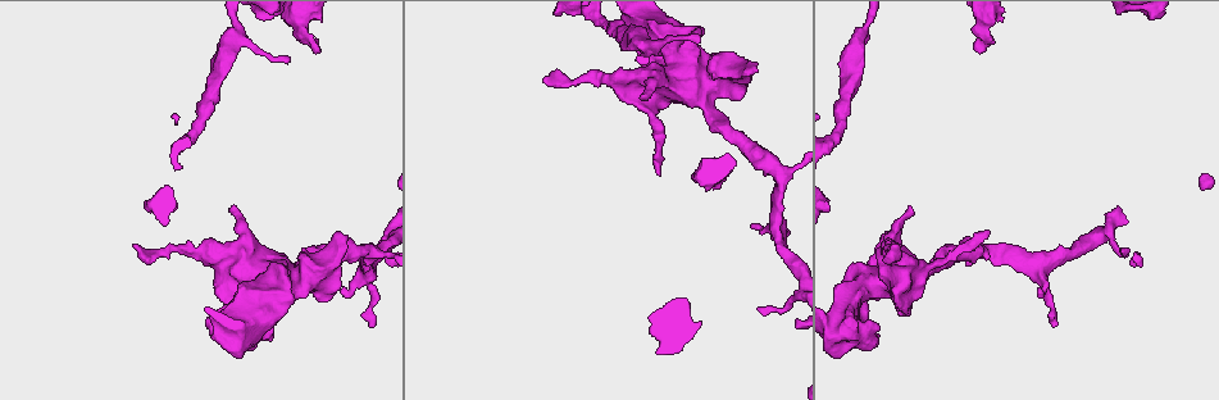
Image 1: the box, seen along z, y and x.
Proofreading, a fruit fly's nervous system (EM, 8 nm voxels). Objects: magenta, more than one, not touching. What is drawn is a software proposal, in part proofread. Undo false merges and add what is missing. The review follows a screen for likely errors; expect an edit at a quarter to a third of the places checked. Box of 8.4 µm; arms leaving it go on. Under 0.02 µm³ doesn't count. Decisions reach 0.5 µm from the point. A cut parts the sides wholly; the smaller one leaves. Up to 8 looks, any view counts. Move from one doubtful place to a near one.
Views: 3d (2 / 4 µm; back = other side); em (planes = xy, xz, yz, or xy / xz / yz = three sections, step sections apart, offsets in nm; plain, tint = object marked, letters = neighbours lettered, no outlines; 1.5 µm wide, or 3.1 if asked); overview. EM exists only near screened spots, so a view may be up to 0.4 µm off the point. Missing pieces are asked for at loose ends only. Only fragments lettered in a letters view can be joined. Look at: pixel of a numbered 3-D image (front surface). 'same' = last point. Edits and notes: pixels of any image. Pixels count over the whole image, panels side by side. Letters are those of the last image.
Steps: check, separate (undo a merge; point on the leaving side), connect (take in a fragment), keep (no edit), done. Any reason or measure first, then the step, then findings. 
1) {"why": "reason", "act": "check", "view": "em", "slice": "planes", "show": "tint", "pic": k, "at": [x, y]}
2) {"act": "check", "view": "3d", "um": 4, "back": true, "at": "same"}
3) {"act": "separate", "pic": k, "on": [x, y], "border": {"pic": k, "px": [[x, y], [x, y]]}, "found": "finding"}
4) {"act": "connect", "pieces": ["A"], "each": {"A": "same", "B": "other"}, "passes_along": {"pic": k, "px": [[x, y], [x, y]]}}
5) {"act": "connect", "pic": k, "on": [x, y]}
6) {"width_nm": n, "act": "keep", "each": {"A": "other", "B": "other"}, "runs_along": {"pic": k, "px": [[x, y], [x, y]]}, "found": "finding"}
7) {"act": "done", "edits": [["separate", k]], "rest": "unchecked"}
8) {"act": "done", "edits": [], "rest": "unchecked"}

{"why": "an open end", "act": "check", "view": "3d", "um": 2, "pic": 1, "at": [738, 91]}

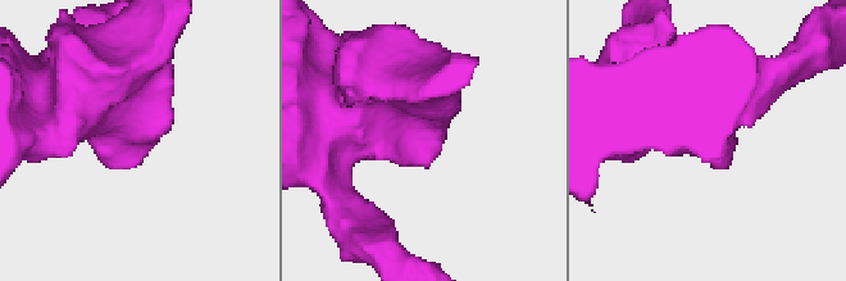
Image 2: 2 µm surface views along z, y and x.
{"act": "check", "view": "em", "slice": "planes", "show": "plain", "pic": 2, "at": [712, 163]}

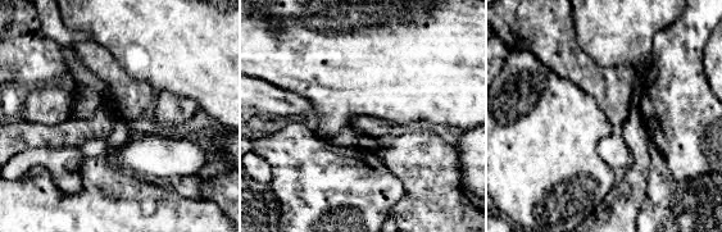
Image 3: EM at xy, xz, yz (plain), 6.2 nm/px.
{"why": "see the neighbours", "act": "check", "view": "em", "slice": "planes", "show": "letters", "at": "same"}

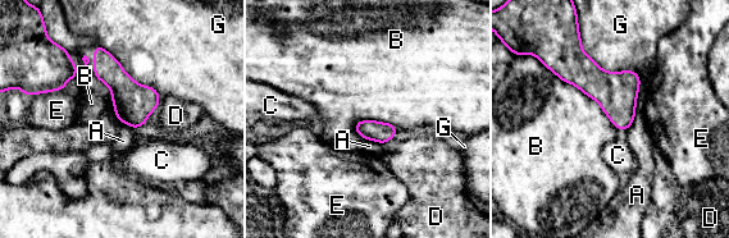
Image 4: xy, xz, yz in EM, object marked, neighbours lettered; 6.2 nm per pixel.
{"act": "keep", "each": {"A": "other", "B": "other", "C": "other", "D": "other", "E": "other", "G": "other"}, "border": {"pic": 4, "px": [[545, 65], [591, 96], [618, 129]]}, "found": "no lettered fragment goes on from it"}

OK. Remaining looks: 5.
{"why": "an open end", "act": "check", "view": "em", "slice": "planes", "show": "letters", "pic": 1, "at": [641, 97]}

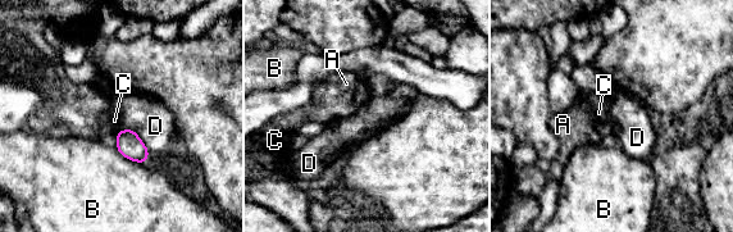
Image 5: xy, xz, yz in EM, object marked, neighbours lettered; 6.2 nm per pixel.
{"longest_contact_nm": ["D", 240], "act": "keep", "each": {"A": "other", "B": "other", "C": "other", "D": "other"}, "border": {"pic": 5, "px": [[119, 130], [132, 130], [149, 154]]}, "found": "no lettered fragment goes on from it"}

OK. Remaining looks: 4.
{"why": "an open end", "act": "check", "view": "em", "slice": "planes", "show": "tint", "pic": 1, "at": [847, 318]}

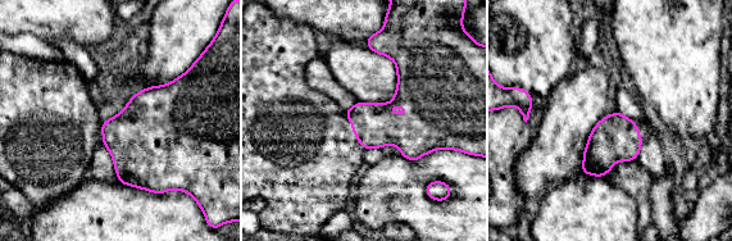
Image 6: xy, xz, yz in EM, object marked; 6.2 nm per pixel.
{"act": "check", "view": "em", "slice": "planes", "show": "letters", "at": "same"}

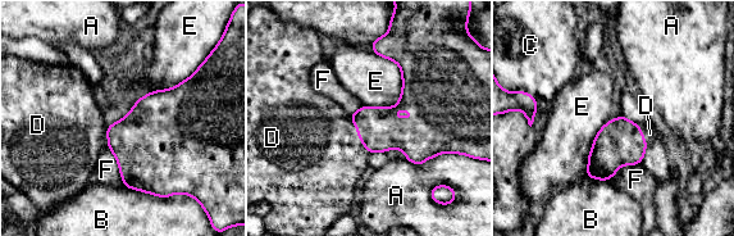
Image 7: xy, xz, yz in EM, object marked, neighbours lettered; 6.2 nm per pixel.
{"width_nm": 440, "act": "connect", "pieces": ["D"], "each": {"A": "other", "B": "other", "C": "other", "D": "same", "E": "other", "F": "other"}, "passes_along": {"pic": 7, "px": [[377, 130], [358, 135], [319, 145]]}, "found": "the cell continues"}

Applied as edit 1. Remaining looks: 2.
{"act": "done", "edits": [["connect", 7]], "rest": "unchecked"}

